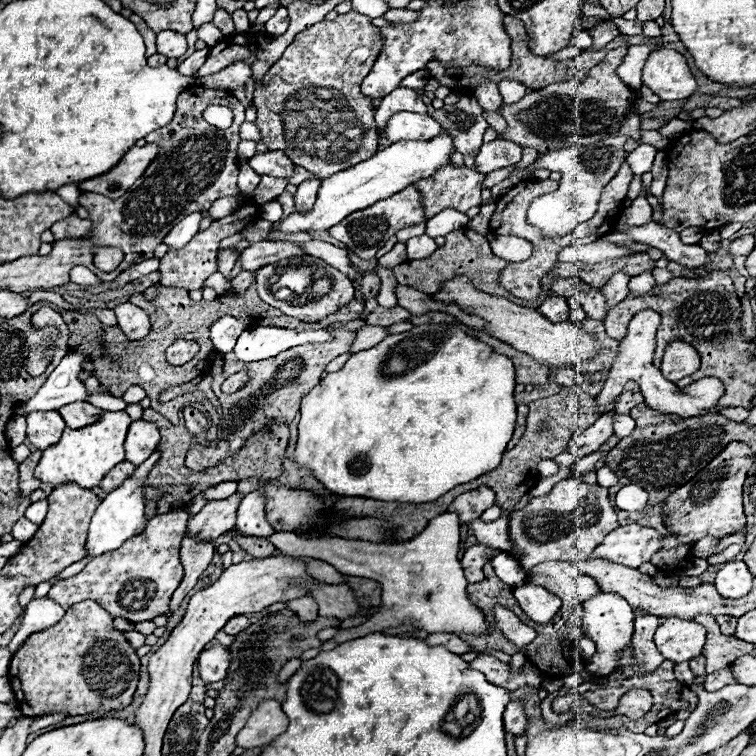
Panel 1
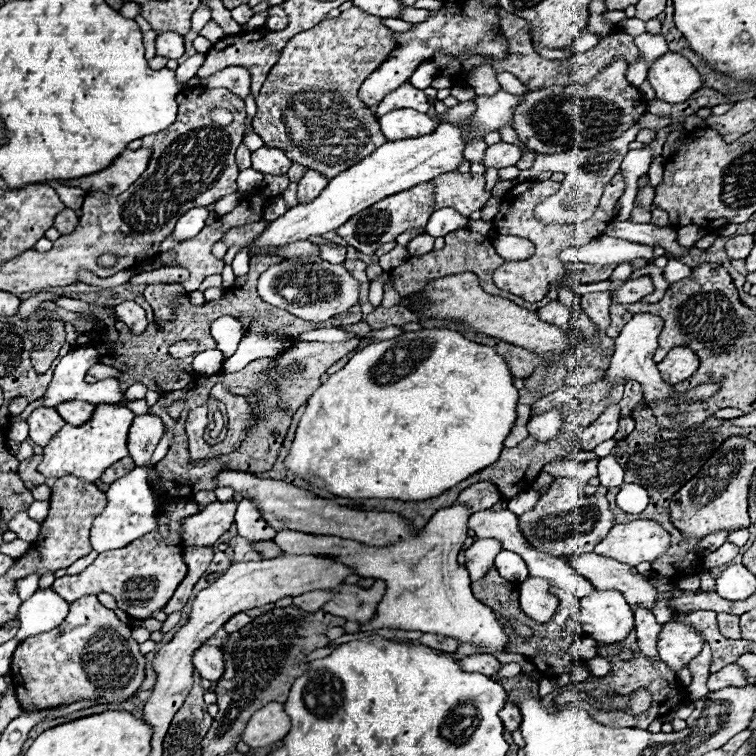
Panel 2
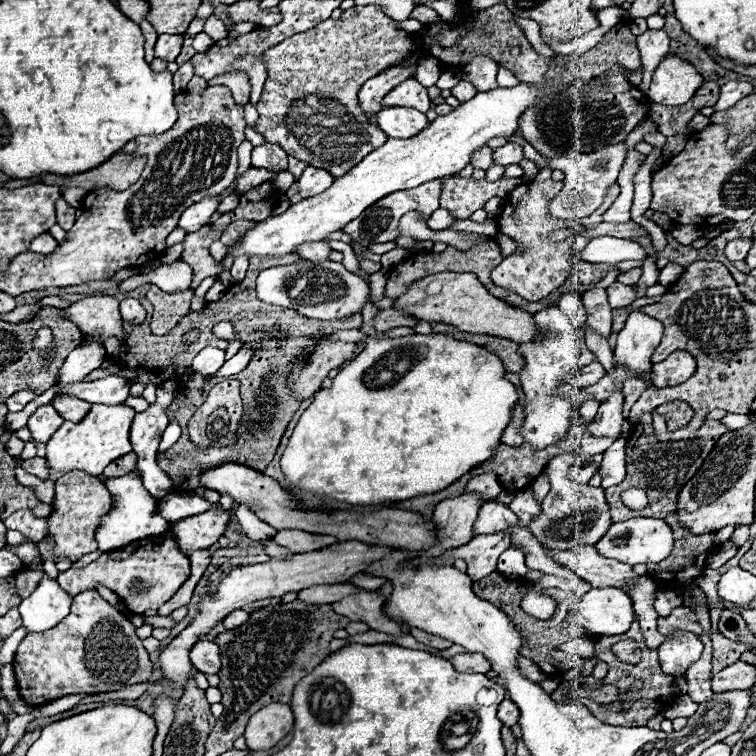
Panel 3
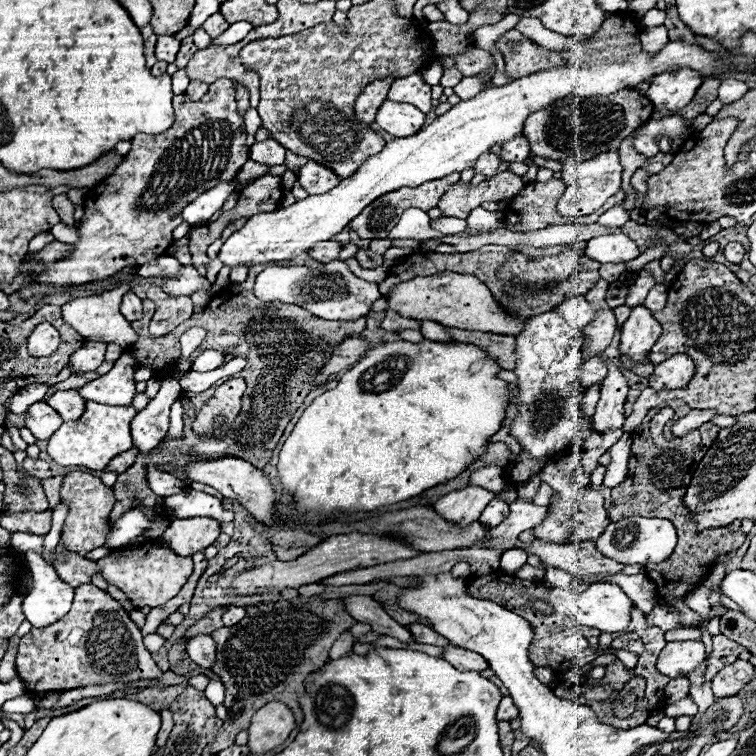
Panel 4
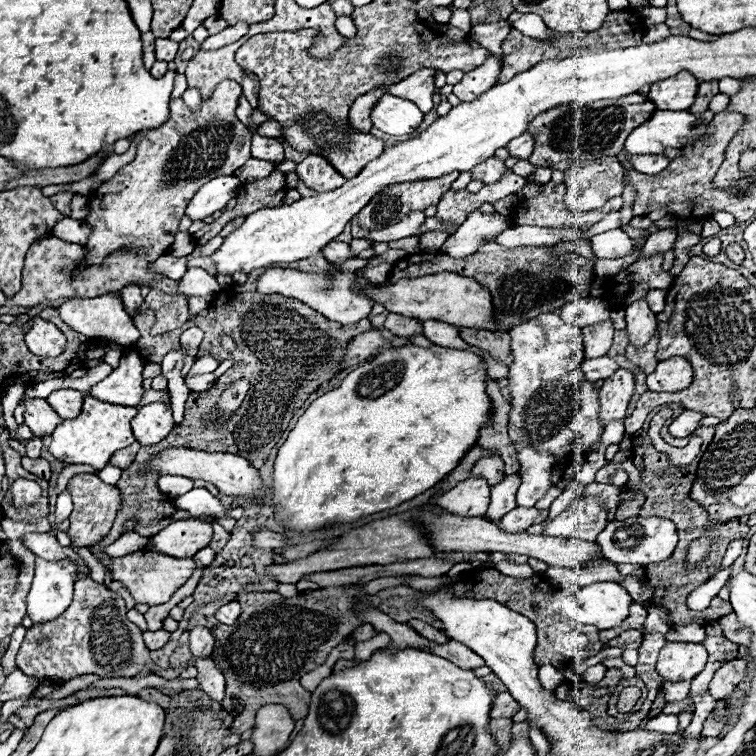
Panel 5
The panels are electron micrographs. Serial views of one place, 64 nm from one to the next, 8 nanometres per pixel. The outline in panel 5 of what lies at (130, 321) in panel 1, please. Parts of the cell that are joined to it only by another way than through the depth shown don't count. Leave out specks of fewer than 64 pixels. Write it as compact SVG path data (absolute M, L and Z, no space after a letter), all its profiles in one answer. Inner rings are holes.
M128 284L128 286L124 286L124 288L120 290L120 294L122 294L124 306L126 306L126 310L128 310L128 312L130 312L130 310L136 310L136 308L144 302L144 298L142 298L142 294L140 294L140 286L138 286L138 284Z

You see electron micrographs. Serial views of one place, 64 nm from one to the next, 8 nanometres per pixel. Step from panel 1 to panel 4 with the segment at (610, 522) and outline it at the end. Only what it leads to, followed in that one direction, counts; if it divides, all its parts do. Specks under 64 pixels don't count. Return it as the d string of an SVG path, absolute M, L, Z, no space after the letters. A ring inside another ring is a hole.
M564 452L552 458L542 472L542 480L554 488L554 498L548 508L548 516L542 524L536 526L534 534L542 540L552 542L568 542L568 540L596 540L600 532L610 524L610 518L604 508L604 496L590 488L578 488L574 484L574 470L580 468L580 454L578 452Z

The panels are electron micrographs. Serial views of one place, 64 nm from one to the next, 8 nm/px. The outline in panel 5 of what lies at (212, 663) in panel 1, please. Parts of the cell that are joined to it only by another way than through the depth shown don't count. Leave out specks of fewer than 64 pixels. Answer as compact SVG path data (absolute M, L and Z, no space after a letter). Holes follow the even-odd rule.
M194 626L190 630L190 650L196 658L210 656L214 650L214 638L206 626Z

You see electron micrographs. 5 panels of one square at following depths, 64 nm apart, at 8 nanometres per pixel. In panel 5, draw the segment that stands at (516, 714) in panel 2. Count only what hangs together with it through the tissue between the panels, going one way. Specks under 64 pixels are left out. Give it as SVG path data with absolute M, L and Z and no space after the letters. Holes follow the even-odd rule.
M496 692L490 708L490 718L512 718L520 710L520 704L508 692Z

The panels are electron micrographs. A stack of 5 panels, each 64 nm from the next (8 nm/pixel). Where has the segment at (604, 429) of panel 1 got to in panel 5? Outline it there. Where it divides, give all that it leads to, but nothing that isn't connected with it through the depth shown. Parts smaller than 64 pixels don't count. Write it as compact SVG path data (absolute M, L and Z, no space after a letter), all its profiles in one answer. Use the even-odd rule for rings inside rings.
M619 369L604 380L600 388L600 418L604 424L626 416L630 396L634 392L634 374L630 370Z

